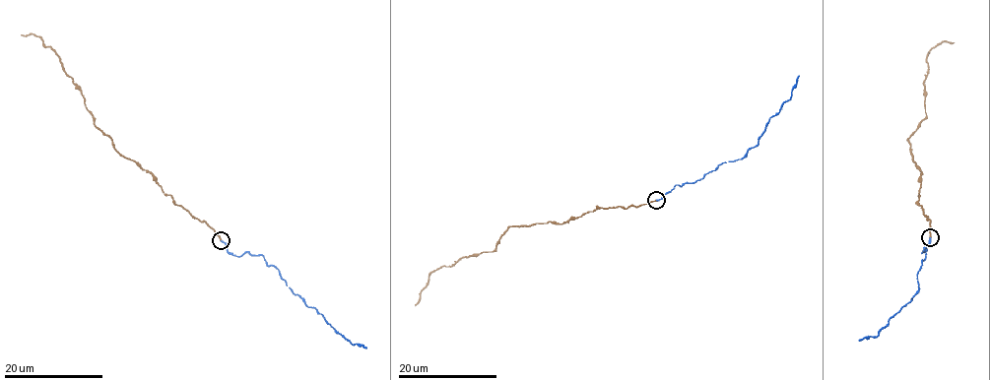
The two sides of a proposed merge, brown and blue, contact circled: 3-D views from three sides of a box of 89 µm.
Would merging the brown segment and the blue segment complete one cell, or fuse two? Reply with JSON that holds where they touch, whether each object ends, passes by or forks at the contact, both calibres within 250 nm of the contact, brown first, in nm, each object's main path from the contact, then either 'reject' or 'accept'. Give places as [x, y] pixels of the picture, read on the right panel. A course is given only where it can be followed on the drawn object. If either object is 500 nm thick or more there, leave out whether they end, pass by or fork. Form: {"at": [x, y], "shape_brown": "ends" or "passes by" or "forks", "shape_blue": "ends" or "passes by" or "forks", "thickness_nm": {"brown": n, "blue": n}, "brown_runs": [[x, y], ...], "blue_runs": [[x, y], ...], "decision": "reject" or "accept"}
{"at": [930, 237], "shape_brown": "ends", "shape_blue": "ends", "thickness_nm": {"brown": 200, "blue": 170}, "brown_runs": [[930, 237], [918, 200], [921, 172], [907, 141], [926, 115], [925, 58], [943, 40], [954, 42]], "blue_runs": [[930, 237], [928, 247], [922, 251], [926, 250], [917, 279], [916, 293], [876, 336], [867, 336], [859, 341]], "decision": "accept"}

